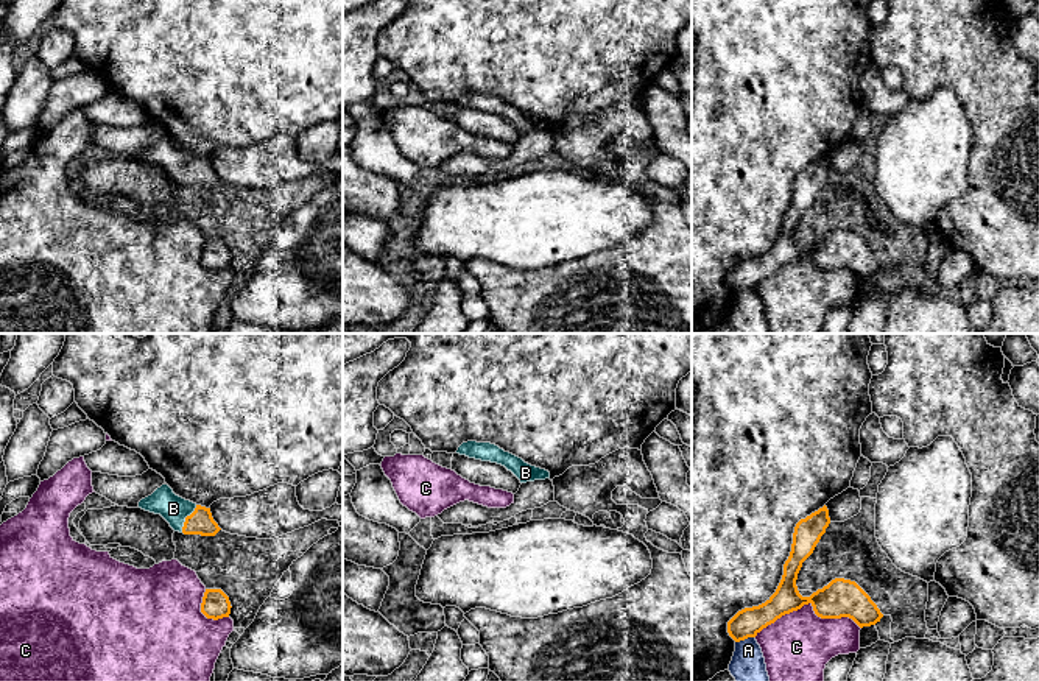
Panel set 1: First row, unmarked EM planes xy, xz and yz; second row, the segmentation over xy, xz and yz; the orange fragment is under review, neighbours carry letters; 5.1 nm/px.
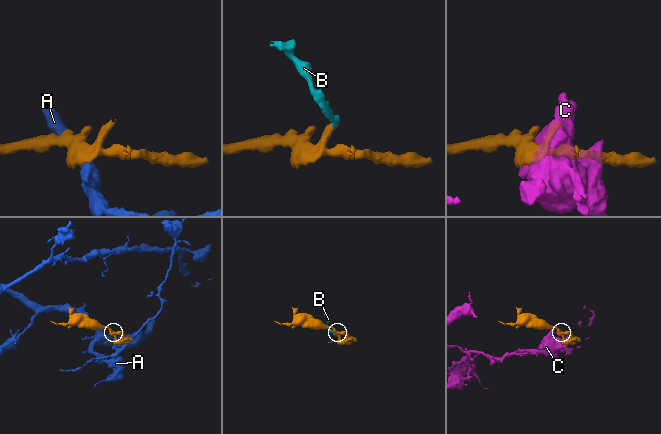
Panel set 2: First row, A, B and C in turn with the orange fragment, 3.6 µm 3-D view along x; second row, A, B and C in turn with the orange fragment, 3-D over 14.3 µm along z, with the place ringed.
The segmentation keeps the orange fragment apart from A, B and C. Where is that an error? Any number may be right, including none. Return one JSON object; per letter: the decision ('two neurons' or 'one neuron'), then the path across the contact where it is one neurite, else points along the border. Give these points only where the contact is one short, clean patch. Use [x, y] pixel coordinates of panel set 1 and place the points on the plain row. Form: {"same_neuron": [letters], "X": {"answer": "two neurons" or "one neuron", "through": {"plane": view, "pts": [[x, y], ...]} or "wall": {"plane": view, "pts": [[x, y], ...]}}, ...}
{"same_neuron": ["B"], "A": {"answer": "two neurons", "wall": {"plane": "yz", "pts": [[754, 287], [736, 293]]}}, "B": {"answer": "one neuron", "through": {"plane": "xy", "pts": [[201, 173], [198, 170], [186, 170], [173, 159]]}}, "C": {"answer": "two neurons"}}

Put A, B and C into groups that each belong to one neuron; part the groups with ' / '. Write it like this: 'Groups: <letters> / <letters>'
Groups: A / B / C

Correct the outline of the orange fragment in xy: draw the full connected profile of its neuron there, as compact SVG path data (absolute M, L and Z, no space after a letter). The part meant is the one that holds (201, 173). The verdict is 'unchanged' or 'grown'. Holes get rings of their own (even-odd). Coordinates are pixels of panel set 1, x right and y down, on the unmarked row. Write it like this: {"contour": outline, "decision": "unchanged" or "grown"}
{"contour": "M162 136L142 150L139 159L160 165L174 182L184 185L215 187L221 181L213 171L210 159L176 146L168 136Z", "decision": "grown"}

